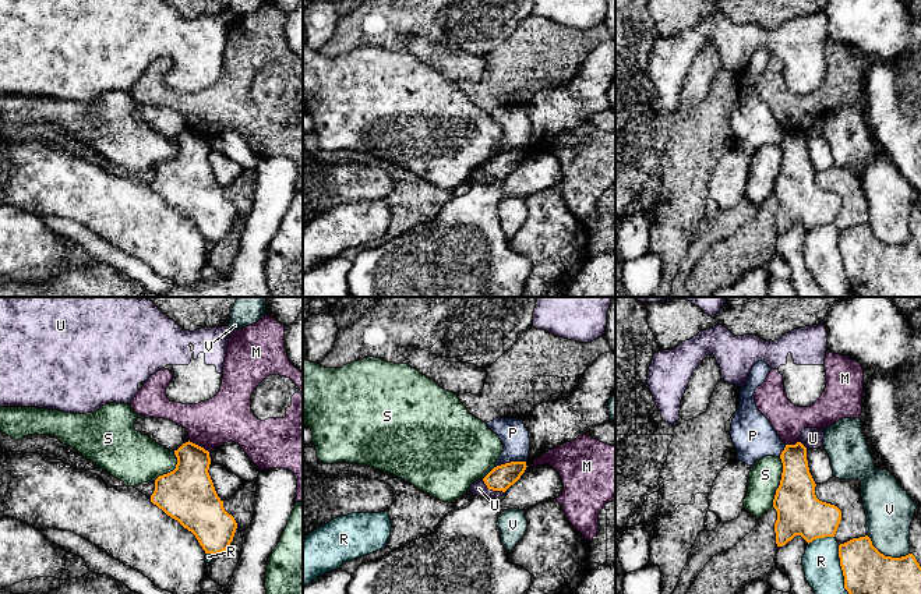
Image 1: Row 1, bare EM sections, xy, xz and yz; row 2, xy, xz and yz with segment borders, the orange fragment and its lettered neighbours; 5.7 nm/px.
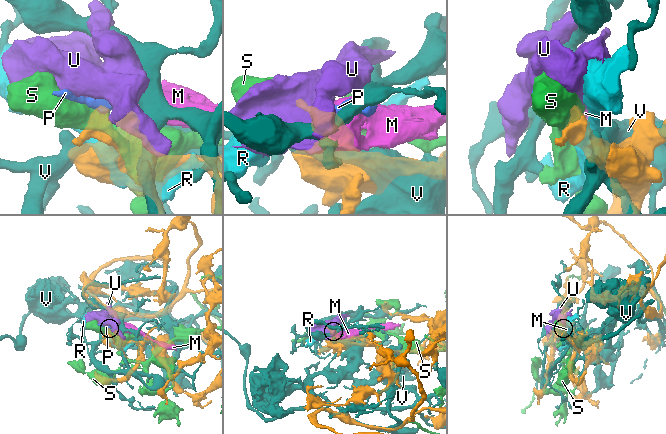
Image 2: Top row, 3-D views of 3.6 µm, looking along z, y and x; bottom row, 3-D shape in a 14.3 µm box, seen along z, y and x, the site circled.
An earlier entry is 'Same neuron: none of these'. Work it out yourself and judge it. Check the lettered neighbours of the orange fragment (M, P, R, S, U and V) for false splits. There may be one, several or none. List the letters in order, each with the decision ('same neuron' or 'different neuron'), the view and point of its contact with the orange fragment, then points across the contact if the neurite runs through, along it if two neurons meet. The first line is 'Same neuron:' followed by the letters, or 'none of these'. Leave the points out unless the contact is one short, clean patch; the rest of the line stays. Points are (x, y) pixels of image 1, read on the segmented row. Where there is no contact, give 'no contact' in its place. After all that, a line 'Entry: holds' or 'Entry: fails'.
Same neuron: none of these
M: different neuron; meets orange in xy at (197, 445); border along xy (189, 441), (208, 452)
P: different neuron; meets orange in xz at (511, 462); border along xz (525, 460), (511, 460), (496, 467)
R: different neuron; meets orange in yz at (842, 569)
S: different neuron; meets orange in yz at (780, 483)
U: different neuron; meets orange in xz at (491, 488); border along xz (482, 478), (489, 488), (503, 492)
V: different neuron; meets orange in yz at (886, 557)
Entry: holds

